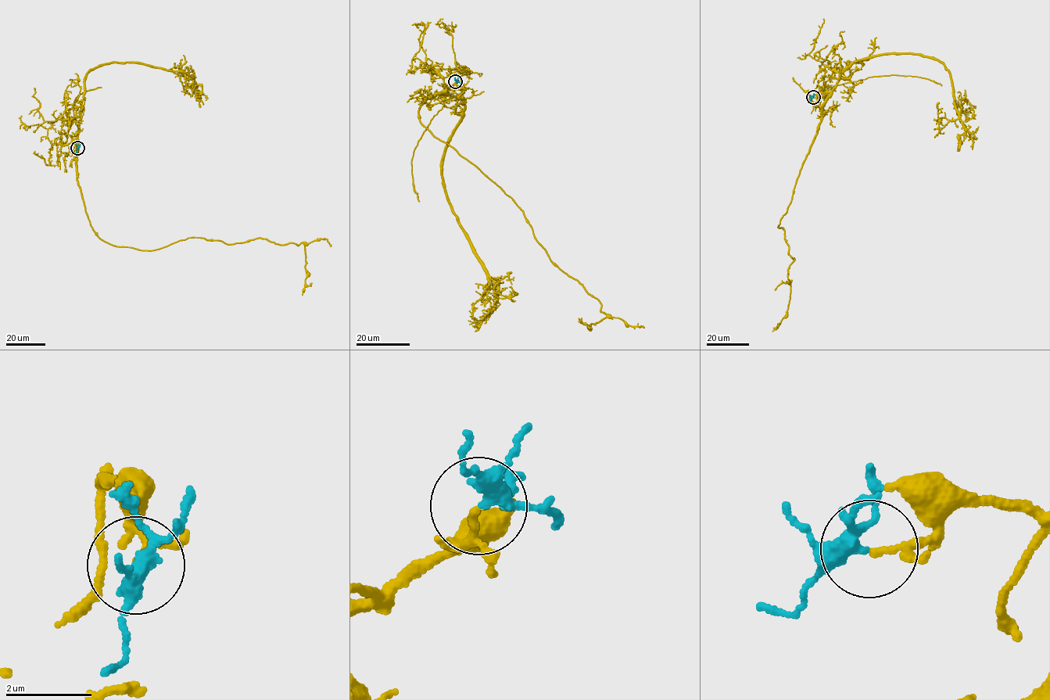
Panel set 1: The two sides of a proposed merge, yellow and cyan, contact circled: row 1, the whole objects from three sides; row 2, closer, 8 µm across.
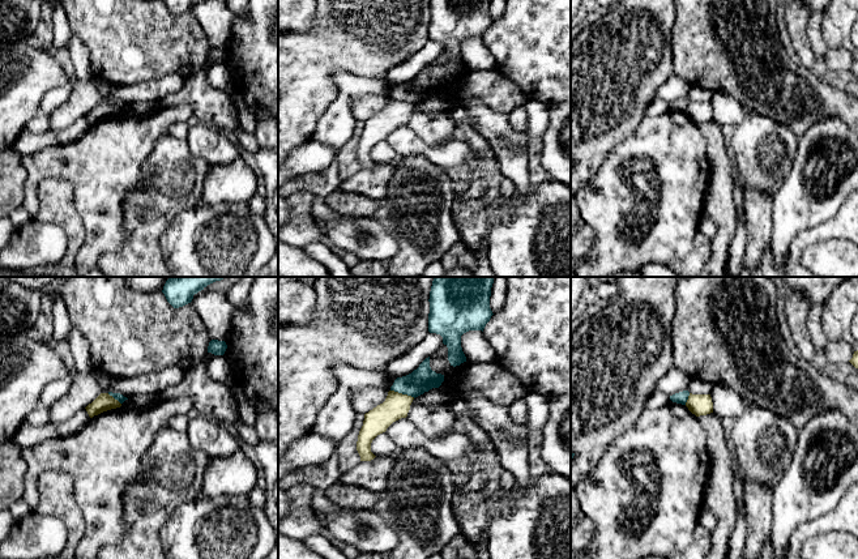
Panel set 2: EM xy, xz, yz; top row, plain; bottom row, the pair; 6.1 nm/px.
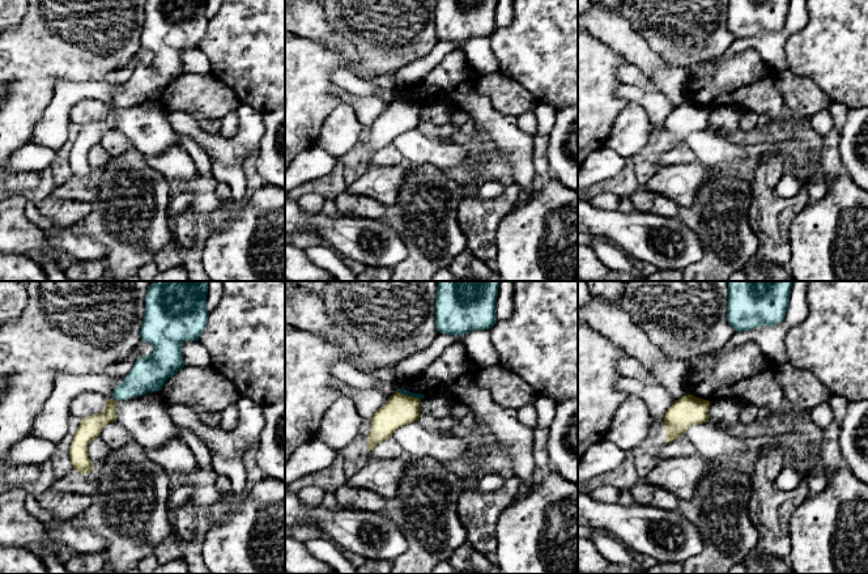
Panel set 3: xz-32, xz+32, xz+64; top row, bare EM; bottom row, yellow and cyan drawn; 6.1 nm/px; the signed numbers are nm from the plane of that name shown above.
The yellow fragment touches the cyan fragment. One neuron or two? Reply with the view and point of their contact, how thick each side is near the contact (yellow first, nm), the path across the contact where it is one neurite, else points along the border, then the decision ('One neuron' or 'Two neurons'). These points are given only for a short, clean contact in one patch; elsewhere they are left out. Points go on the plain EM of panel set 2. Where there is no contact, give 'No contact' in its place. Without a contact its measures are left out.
Touches yellow at xz (401, 101). Thickness 160 nm (yellow) against 150 nm. Boundary: xz (391, 97), (414, 105). Two neurons

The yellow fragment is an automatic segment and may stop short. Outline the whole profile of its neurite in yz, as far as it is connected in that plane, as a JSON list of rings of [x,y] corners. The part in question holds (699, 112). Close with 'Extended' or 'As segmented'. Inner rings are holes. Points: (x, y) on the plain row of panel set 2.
[[[690,101],[686,114],[696,124],[713,120],[713,110],[710,102]]]. As segmented

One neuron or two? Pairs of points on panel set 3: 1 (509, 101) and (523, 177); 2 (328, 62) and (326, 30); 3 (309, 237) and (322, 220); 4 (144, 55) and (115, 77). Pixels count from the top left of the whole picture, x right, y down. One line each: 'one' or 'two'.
1: two
2: two
3: two
4: one

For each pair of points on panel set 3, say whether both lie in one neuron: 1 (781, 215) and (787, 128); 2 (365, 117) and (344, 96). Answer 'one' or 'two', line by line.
1: two
2: one

